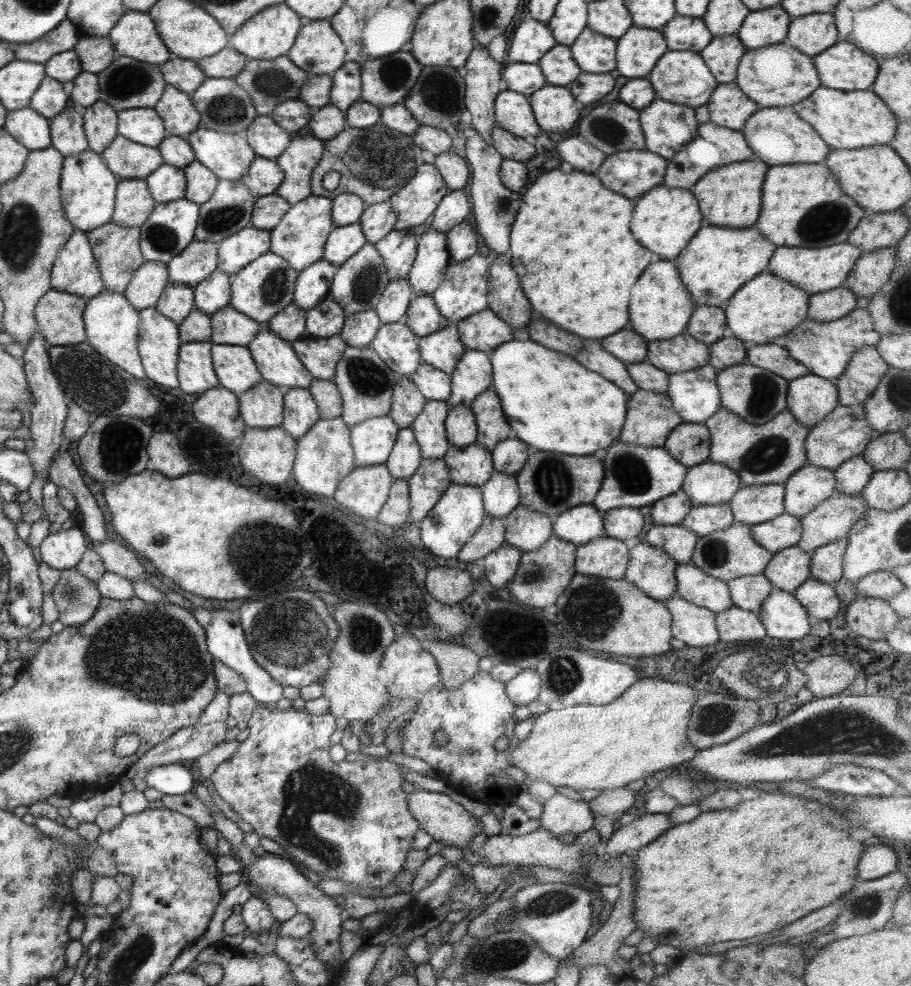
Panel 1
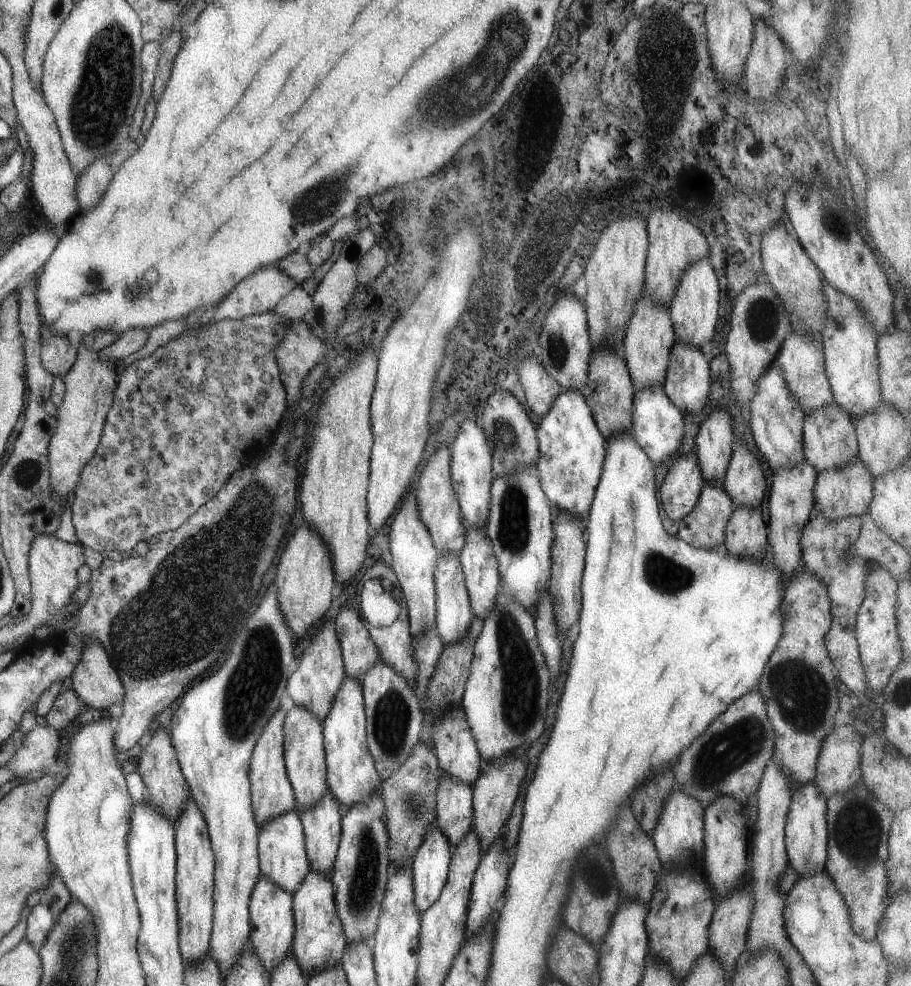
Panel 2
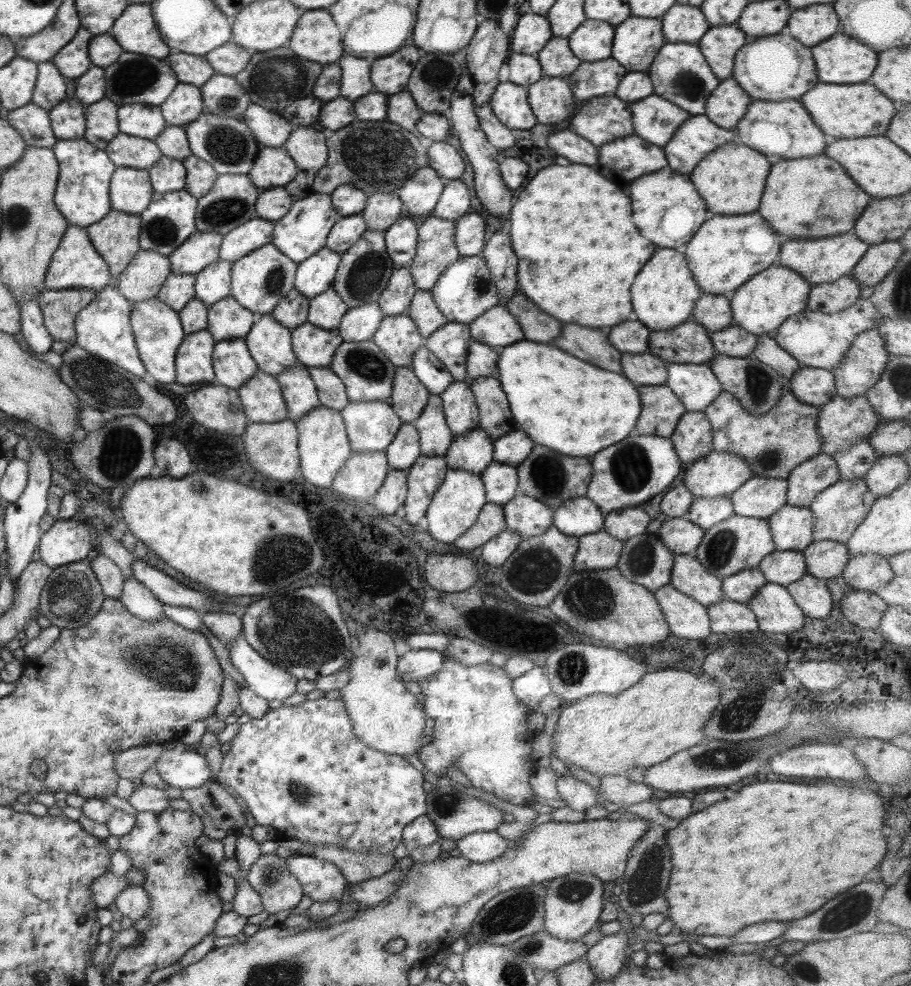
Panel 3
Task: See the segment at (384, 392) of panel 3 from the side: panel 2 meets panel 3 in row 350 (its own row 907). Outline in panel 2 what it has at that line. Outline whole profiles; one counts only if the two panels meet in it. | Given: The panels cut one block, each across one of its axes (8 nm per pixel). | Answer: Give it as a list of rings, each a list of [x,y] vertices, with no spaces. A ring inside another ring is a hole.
[[[380,788],[367,801],[343,811],[340,820],[340,839],[333,871],[330,874],[334,890],[336,915],[341,921],[347,944],[370,942],[376,931],[380,902],[389,876],[389,857],[384,823],[384,802]]]

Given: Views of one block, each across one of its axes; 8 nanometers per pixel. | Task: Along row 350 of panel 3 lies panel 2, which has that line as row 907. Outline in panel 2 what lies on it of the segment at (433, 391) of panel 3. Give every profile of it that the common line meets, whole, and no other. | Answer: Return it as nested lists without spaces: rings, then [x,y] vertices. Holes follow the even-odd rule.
[[[434,823],[416,848],[412,863],[414,905],[419,914],[427,910],[443,890],[448,875],[451,849]]]

